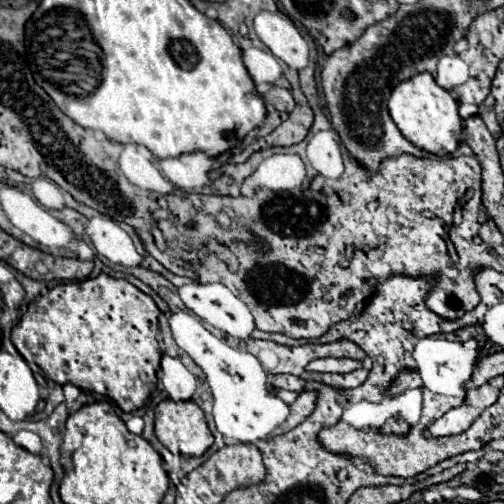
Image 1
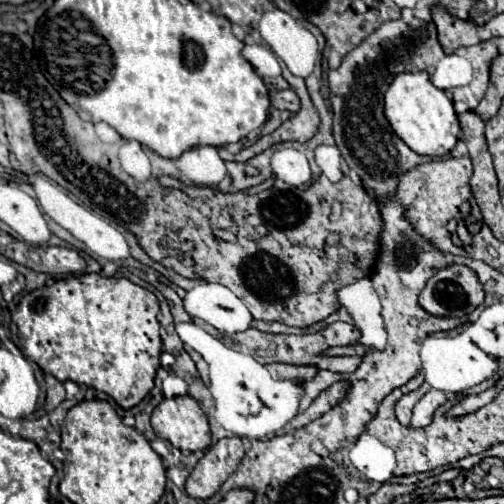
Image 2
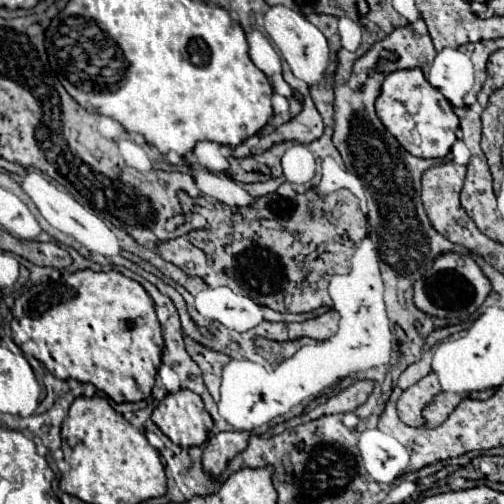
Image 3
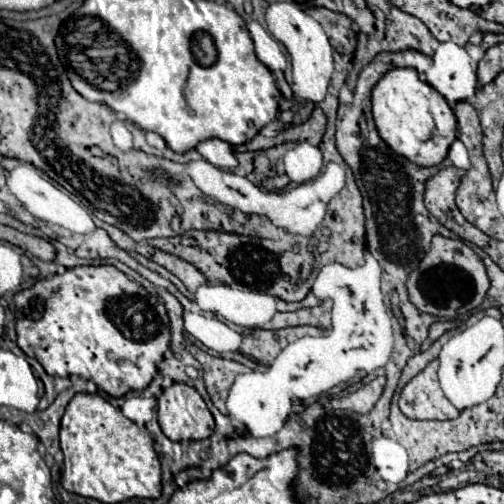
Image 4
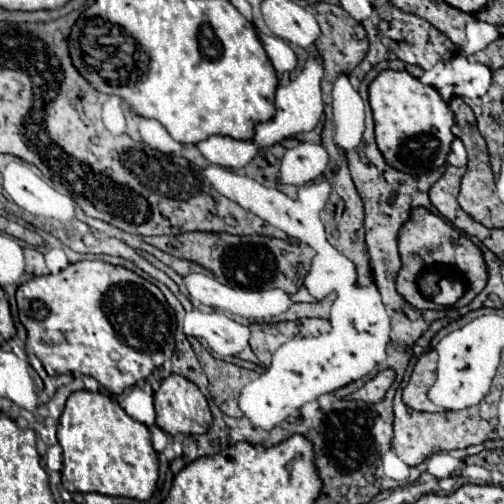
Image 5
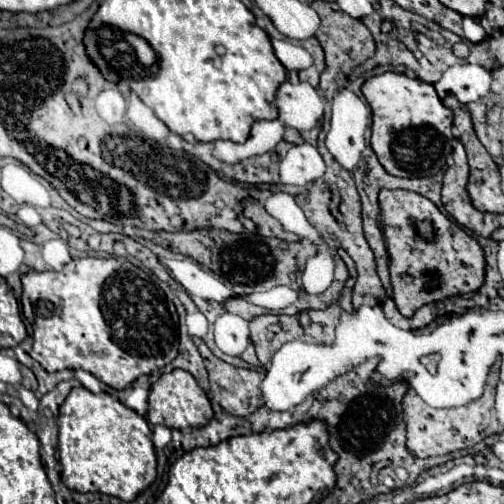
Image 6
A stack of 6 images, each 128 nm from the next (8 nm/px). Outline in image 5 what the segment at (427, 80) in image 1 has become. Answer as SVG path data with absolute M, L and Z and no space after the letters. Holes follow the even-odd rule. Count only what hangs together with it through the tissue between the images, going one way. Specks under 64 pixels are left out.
M382 70L370 84L370 106L376 122L376 144L396 170L420 176L446 162L454 140L454 114L432 86L422 84L406 70Z

